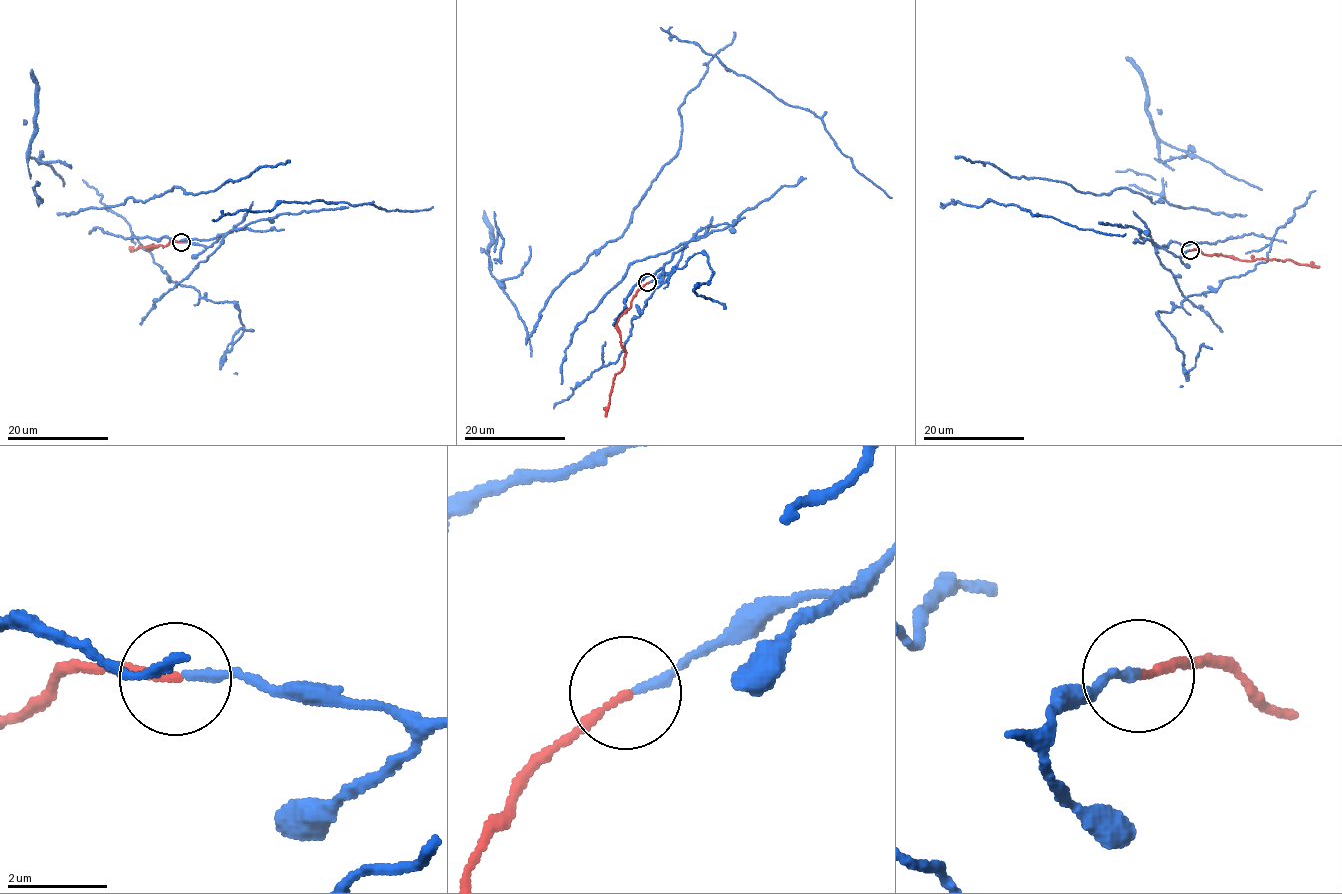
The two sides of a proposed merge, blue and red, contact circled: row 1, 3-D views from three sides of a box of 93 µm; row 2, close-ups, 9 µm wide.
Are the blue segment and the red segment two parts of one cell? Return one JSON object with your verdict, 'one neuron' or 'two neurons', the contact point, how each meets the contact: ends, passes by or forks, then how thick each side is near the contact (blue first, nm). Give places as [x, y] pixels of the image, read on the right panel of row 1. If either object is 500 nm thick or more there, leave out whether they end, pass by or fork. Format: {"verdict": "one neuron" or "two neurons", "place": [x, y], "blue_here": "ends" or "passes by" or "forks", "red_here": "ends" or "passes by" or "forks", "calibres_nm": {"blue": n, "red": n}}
{"verdict": "two neurons", "place": [1190, 250], "blue_here": "ends", "red_here": "ends", "calibres_nm": {"blue": 190, "red": 160}}

